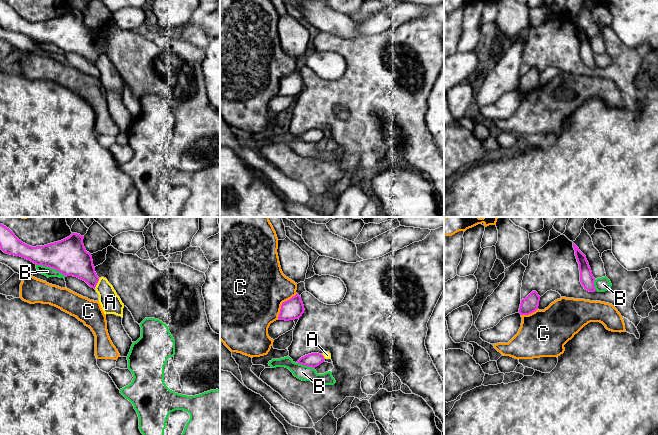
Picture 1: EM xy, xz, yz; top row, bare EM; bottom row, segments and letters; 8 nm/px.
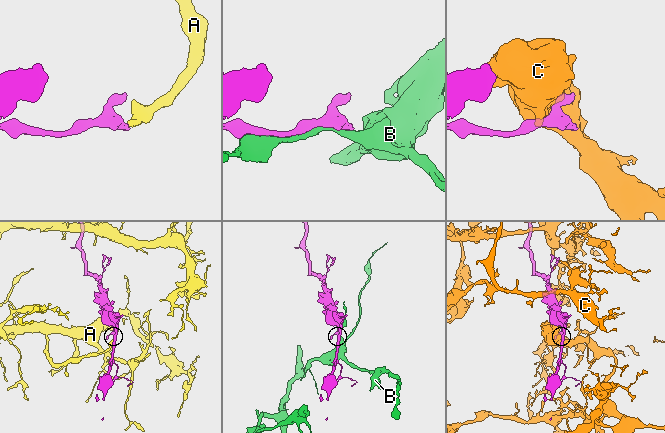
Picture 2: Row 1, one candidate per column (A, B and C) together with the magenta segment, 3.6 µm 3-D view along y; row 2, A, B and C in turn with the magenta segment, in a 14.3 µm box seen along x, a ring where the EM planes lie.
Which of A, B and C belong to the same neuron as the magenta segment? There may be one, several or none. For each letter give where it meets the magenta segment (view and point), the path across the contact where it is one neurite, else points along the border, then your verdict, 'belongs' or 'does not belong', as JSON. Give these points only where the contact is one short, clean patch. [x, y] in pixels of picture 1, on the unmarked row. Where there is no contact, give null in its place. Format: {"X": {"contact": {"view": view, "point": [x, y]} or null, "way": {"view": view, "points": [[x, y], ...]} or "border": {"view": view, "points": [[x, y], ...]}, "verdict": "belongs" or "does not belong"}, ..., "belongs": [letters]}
{"A": {"contact": {"view": "xy", "point": [97, 58]}, "border": {"view": "xy", "points": [[99, 54], [94, 64]]}, "verdict": "does not belong"}, "B": {"contact": {"view": "xy", "point": [51, 43]}, "verdict": "does not belong"}, "C": {"contact": {"view": "xz", "point": [282, 80]}, "verdict": "does not belong"}, "belongs": []}

